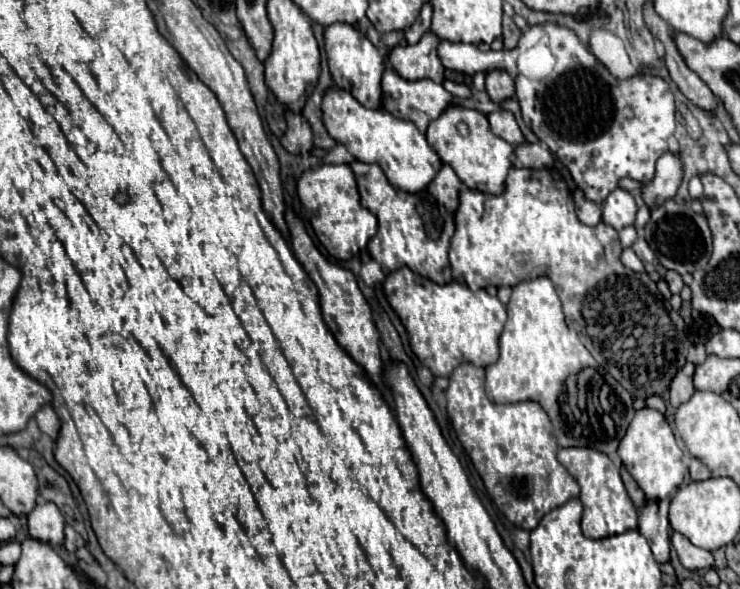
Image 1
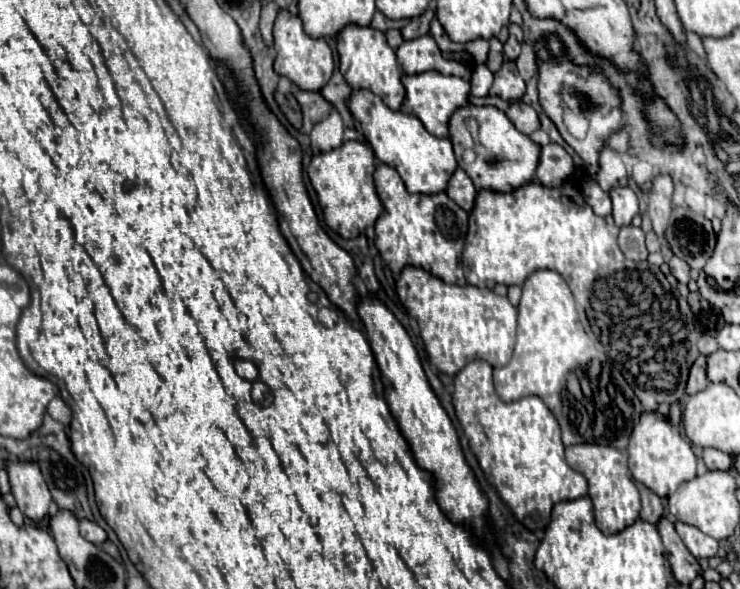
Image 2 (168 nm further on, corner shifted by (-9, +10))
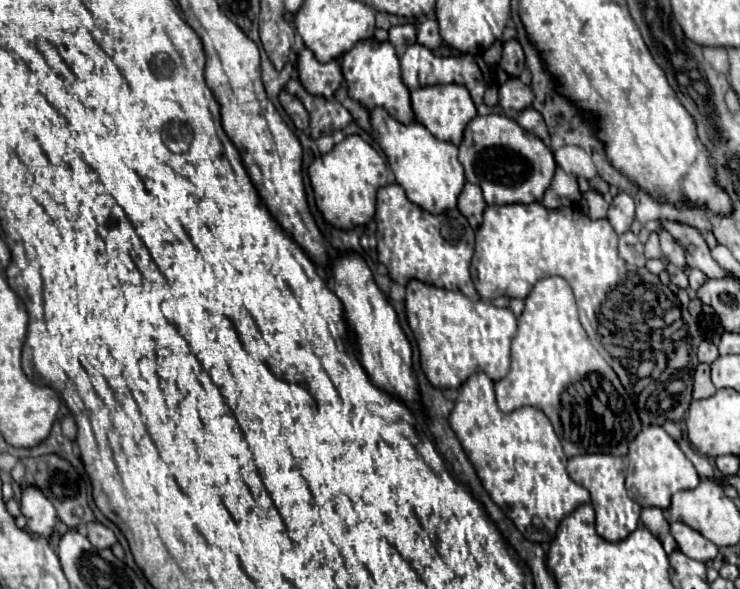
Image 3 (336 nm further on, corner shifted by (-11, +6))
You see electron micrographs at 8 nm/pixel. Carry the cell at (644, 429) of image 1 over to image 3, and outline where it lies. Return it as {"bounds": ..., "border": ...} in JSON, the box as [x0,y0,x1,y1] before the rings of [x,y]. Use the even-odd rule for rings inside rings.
{"bounds":[626,426,700,510],"border":[[[646,426],[640,430],[636,440],[632,440],[628,452],[626,488],[632,500],[636,500],[640,506],[656,506],[664,510],[668,508],[672,494],[676,494],[678,490],[696,488],[698,482],[700,478],[692,462],[684,456],[676,440],[662,426]]]}

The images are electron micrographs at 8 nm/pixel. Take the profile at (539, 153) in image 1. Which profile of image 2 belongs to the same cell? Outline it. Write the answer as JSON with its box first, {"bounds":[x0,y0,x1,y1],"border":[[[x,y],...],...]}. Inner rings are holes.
{"bounds":[536,144,574,188],"border":[[[548,144],[542,148],[540,164],[536,170],[536,180],[540,184],[546,184],[546,188],[560,188],[572,174],[574,162],[562,146]]]}

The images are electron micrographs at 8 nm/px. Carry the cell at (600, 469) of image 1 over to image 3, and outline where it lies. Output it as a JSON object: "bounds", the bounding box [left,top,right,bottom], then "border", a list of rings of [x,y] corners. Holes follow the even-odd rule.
{"bounds":[566,454,642,542],"border":[[[582,454],[582,456],[570,458],[566,464],[566,470],[574,482],[582,484],[590,492],[592,508],[596,510],[596,532],[604,540],[618,542],[636,530],[642,508],[638,506],[638,502],[634,502],[628,496],[624,488],[624,478],[626,478],[624,458],[612,456],[612,454]]]}

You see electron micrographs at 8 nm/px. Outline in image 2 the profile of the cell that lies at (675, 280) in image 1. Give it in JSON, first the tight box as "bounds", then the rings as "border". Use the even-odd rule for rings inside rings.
{"bounds":[668,256,690,284],"border":[[[672,256],[672,260],[668,264],[670,264],[670,272],[674,274],[674,278],[678,282],[682,282],[682,284],[688,284],[688,280],[690,280],[690,266],[678,256]]]}

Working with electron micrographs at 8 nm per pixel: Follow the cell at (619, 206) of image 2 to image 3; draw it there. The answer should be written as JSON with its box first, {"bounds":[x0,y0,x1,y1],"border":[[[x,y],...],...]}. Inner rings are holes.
{"bounds":[608,192,636,234],"border":[[[620,192],[612,200],[610,210],[608,210],[608,220],[616,234],[624,234],[630,230],[630,224],[634,220],[634,208],[636,208],[634,200],[626,192]]]}

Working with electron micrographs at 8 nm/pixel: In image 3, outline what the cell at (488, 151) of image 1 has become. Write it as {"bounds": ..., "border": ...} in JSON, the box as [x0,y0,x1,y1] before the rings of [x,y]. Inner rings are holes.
{"bounds":[460,114,556,204],"border":[[[504,114],[478,116],[468,124],[460,144],[460,164],[464,166],[466,180],[482,188],[486,204],[528,204],[542,200],[556,170],[552,150]]]}

